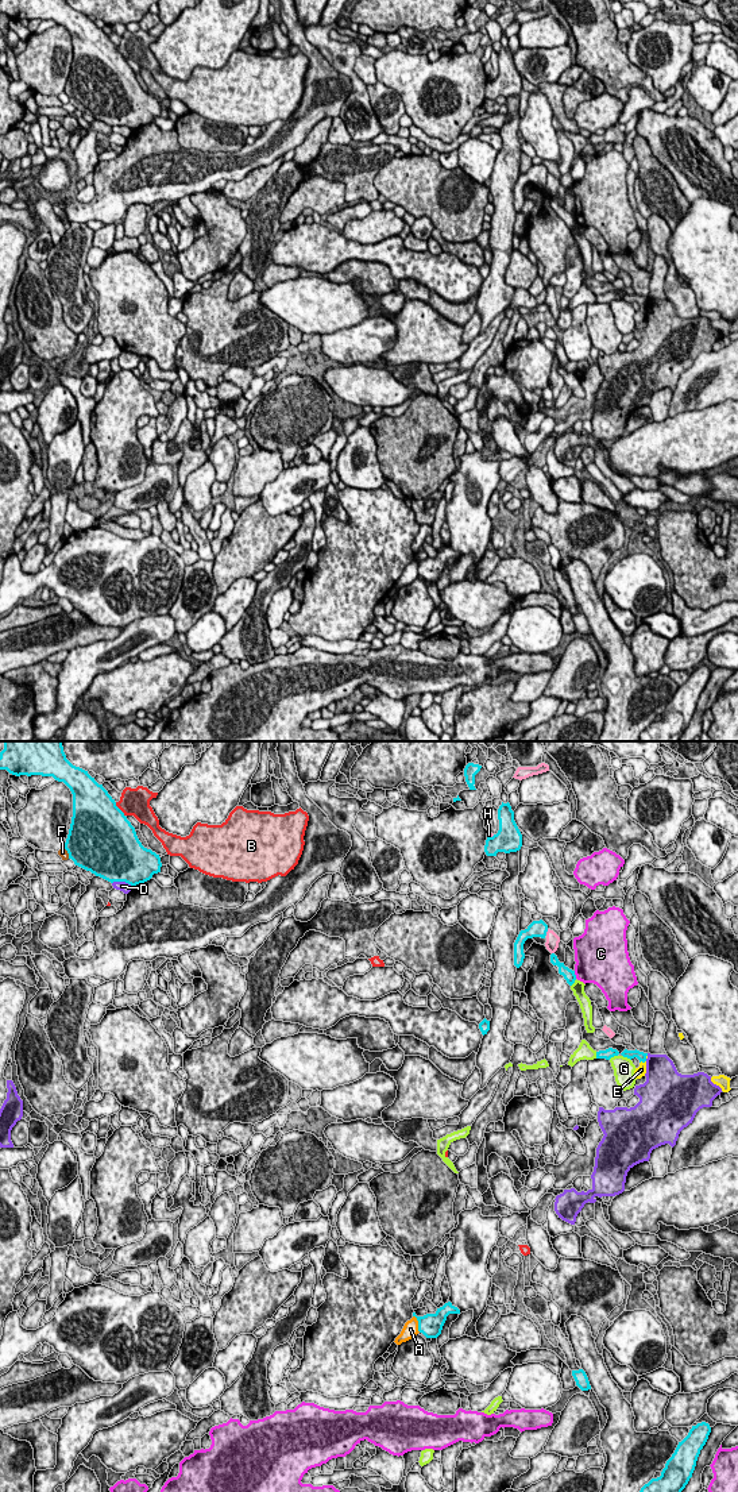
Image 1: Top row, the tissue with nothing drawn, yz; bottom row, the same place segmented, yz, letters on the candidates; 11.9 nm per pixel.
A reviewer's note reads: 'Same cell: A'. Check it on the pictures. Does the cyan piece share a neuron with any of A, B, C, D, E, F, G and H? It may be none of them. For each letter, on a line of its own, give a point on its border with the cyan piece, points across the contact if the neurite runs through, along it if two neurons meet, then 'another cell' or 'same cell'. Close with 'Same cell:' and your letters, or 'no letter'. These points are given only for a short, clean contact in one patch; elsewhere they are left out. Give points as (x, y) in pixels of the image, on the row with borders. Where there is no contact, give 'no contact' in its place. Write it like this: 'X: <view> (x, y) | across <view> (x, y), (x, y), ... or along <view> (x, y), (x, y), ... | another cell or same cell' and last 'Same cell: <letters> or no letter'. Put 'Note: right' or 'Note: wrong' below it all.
A: yz (418, 1323) | along yz (413, 1315), (420, 1331) | another cell
B: yz (119, 809) | another cell
C: yz (575, 975) | another cell
D: yz (122, 881) | another cell
E: yz (642, 1061) | along yz (645, 1060), (640, 1063) | another cell
F: yz (68, 852) | another cell
G: yz (626, 1056) | another cell
H: yz (547, 930) | another cell
Same cell: no letter
Note: wrong

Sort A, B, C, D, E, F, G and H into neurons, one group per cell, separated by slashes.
A / B / C / D / E / F / G / H

